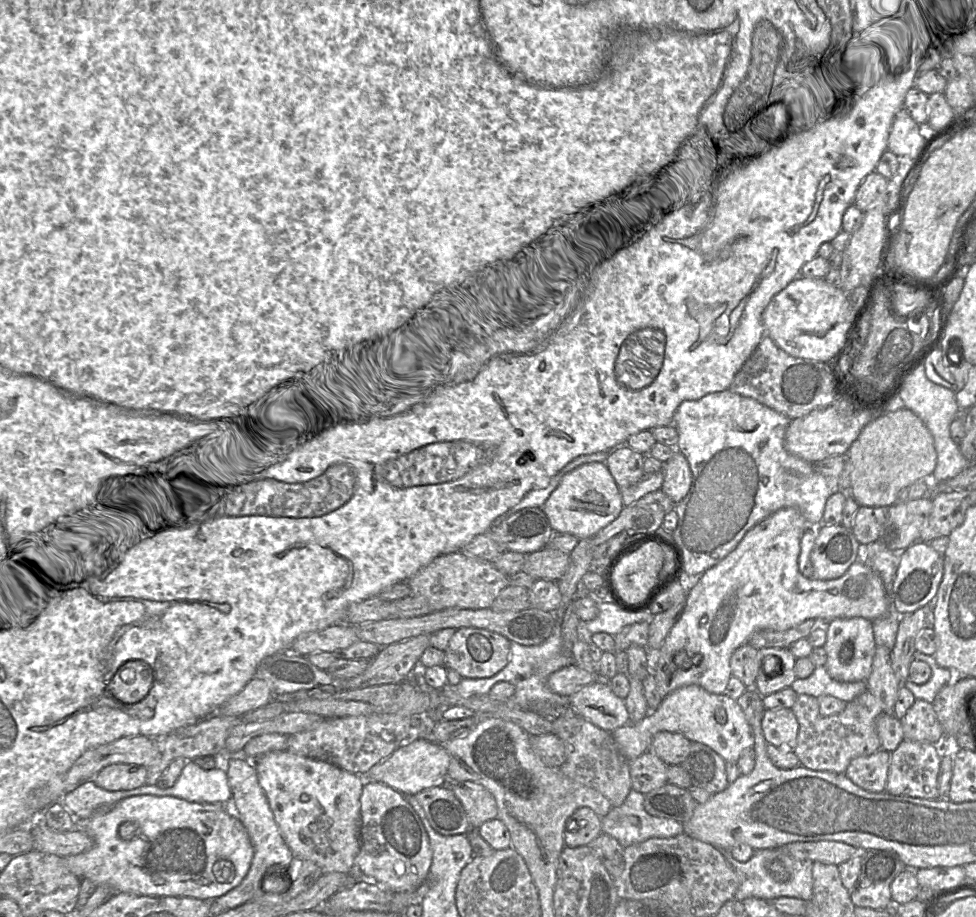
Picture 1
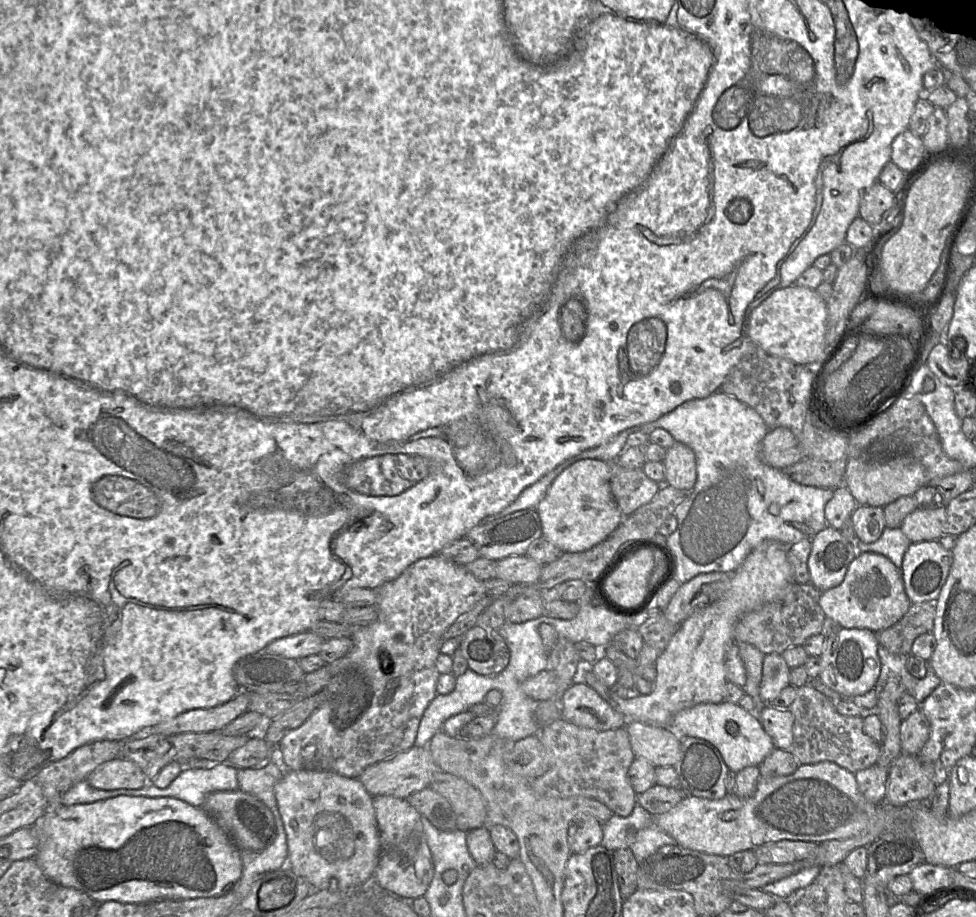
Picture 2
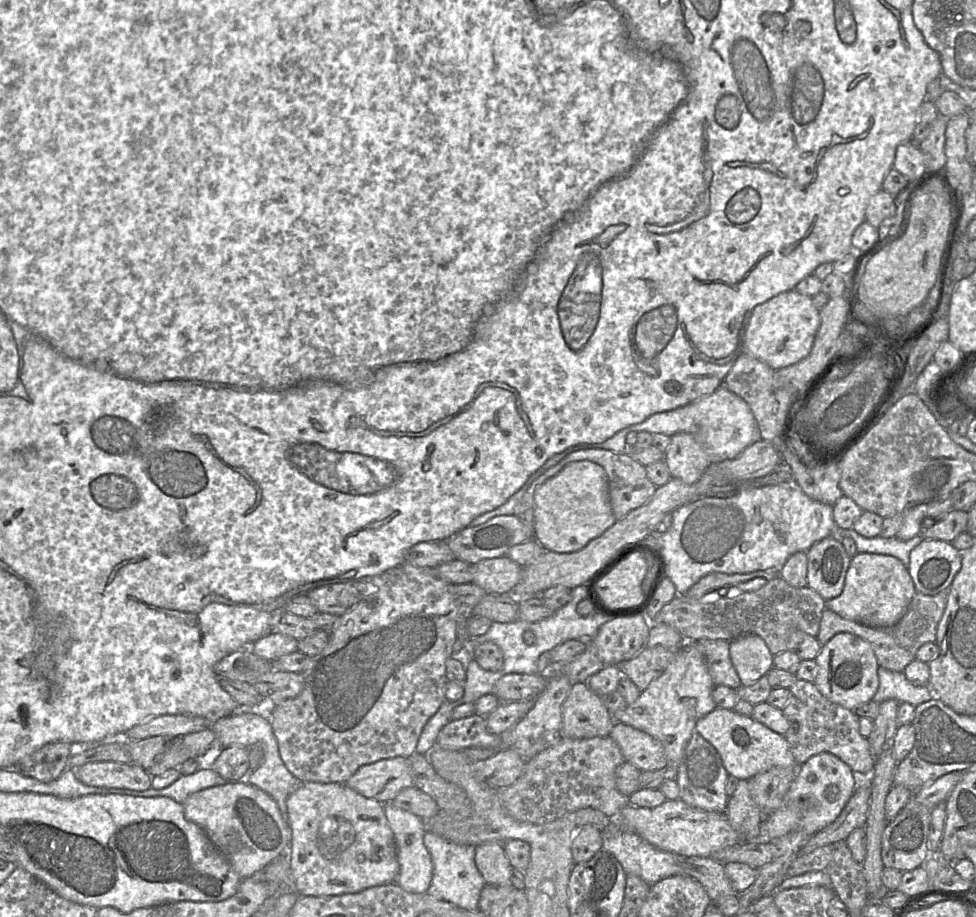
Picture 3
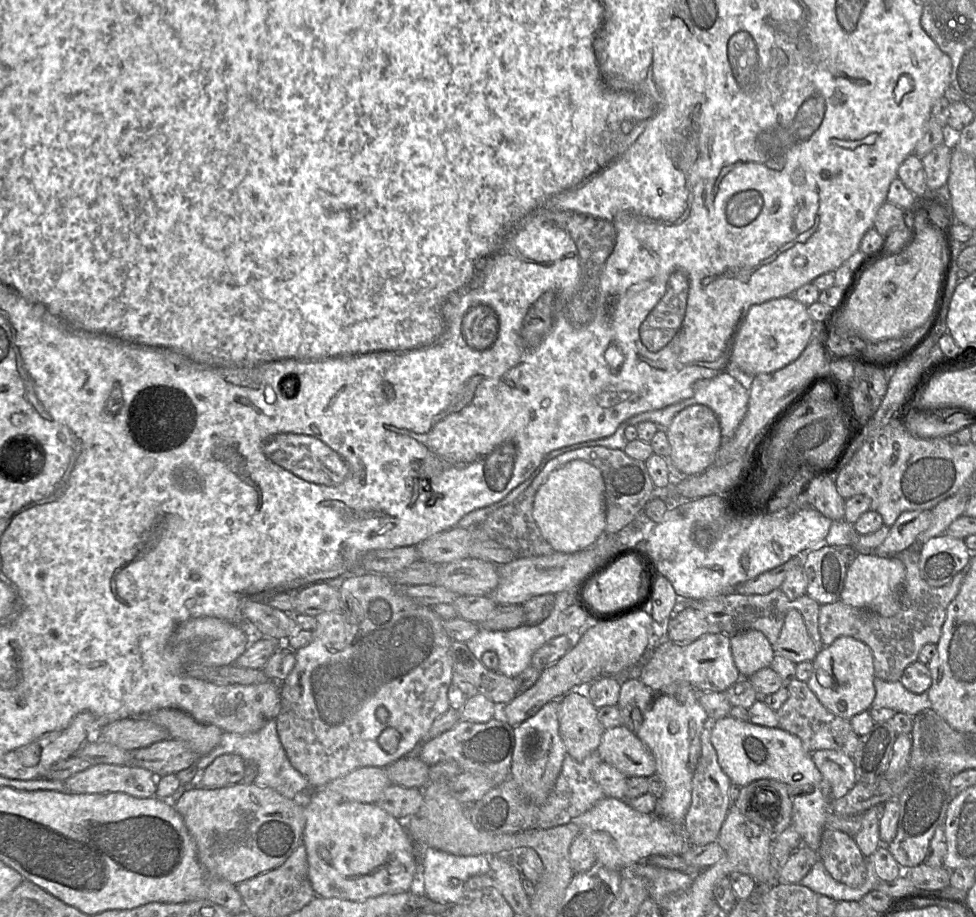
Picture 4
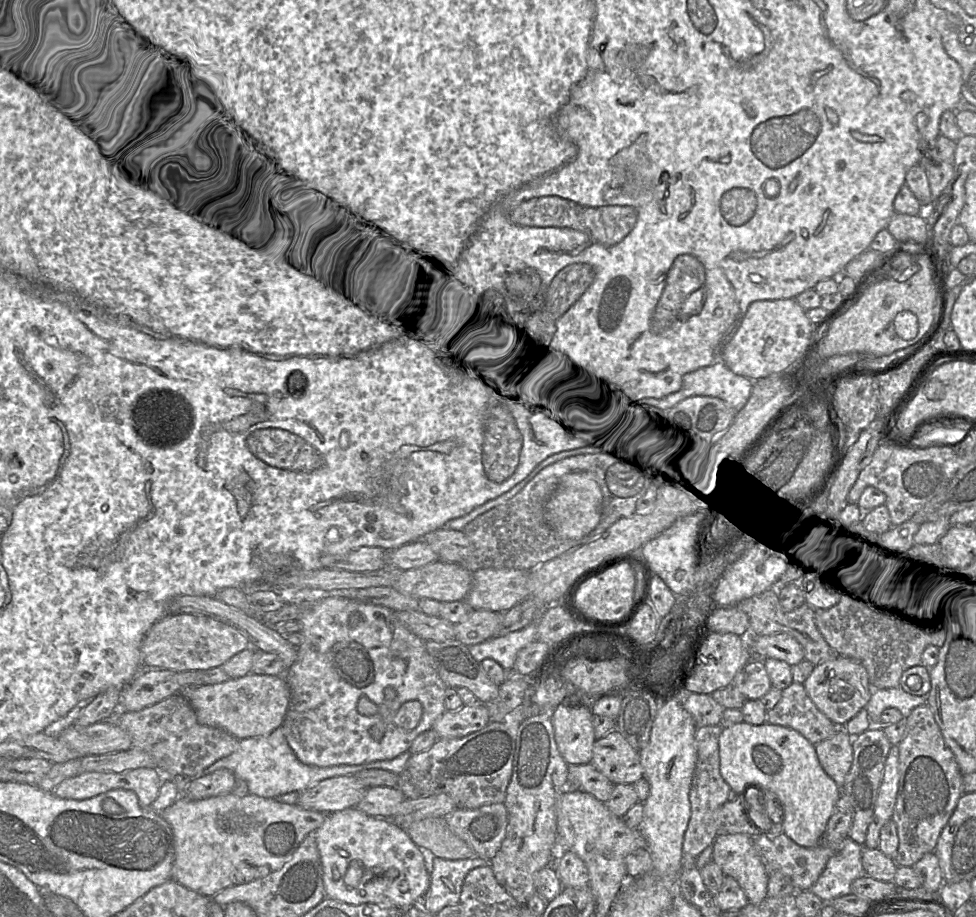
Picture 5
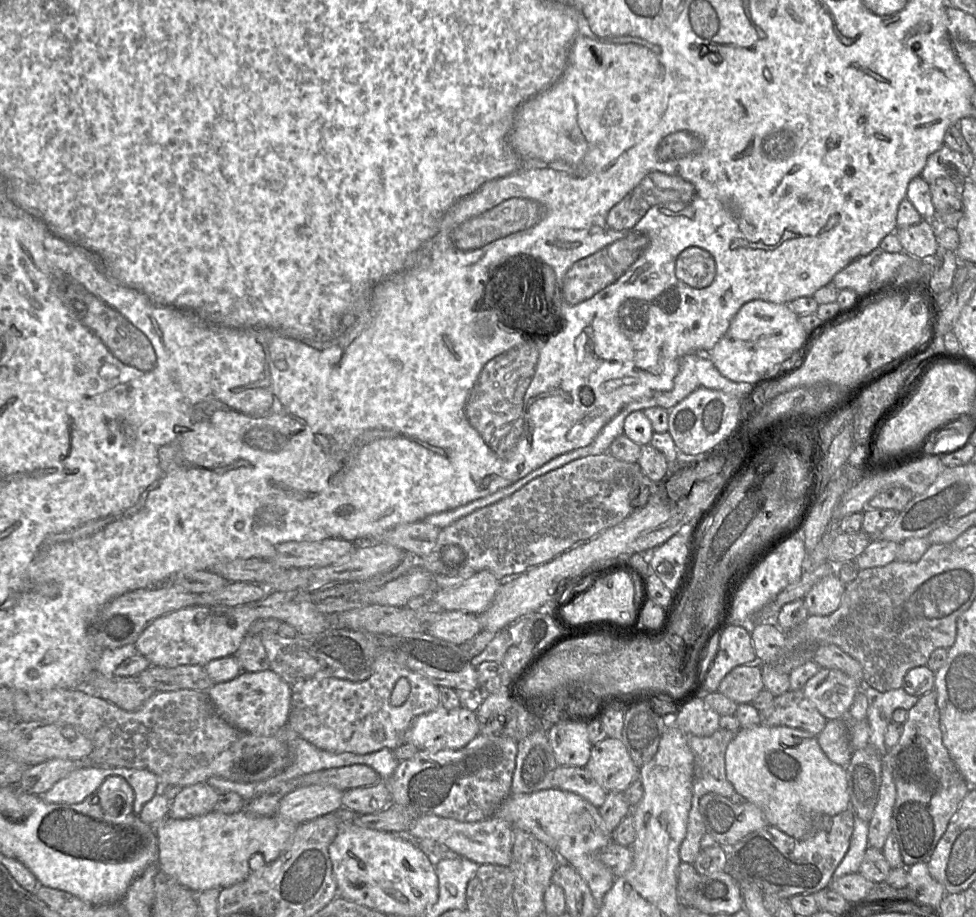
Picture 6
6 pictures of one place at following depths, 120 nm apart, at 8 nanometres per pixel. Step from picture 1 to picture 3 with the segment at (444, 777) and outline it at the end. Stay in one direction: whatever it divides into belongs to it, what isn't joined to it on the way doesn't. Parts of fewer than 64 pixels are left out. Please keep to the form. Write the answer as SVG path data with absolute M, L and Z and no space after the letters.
M395 757L359 767L345 784L365 797L385 804L401 790L413 787L413 780L407 757Z

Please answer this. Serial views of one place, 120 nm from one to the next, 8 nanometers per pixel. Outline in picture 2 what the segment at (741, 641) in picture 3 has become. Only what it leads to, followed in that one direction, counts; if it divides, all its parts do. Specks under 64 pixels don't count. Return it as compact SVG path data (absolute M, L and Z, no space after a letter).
M738 643L739 655L746 670L746 684L743 687L745 694L750 696L754 703L754 715L759 719L762 710L766 707L760 697L760 681L762 676L762 665L765 654L751 644Z

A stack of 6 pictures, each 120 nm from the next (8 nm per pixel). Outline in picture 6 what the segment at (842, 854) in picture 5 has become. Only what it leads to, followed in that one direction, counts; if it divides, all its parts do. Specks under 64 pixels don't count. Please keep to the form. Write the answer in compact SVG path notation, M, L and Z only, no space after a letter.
M855 815L854 830L851 836L850 845L844 858L833 873L832 880L852 873L859 873L861 862L864 858L868 843L869 822L866 822Z

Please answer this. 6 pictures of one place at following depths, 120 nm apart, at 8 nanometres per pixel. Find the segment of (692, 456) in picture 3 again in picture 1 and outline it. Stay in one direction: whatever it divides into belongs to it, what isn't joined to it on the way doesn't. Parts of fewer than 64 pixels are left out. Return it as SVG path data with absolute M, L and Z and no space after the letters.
M675 449L673 456L663 465L664 478L661 490L674 502L679 503L688 493L692 475L686 457Z

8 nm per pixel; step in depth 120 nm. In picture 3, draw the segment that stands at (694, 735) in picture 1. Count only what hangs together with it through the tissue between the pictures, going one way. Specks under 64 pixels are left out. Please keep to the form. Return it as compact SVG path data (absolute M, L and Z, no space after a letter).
M716 707L697 721L695 732L716 749L728 774L739 780L749 780L774 767L789 767L797 772L800 766L796 763L785 736L772 731L752 716L738 714L732 709Z

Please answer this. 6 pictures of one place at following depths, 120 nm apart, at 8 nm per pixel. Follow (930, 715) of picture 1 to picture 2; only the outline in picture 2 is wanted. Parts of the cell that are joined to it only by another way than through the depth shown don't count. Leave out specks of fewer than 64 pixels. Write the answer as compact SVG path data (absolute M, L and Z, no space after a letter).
M917 709L900 726L902 753L917 755L930 736L930 724L924 713Z

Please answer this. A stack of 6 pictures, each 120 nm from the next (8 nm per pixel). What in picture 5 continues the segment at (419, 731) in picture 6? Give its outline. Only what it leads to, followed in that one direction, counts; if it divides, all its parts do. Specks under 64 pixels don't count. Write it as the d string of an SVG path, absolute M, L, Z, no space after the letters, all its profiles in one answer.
M486 704L463 705L456 711L445 711L433 724L439 738L461 738L481 730L490 723Z

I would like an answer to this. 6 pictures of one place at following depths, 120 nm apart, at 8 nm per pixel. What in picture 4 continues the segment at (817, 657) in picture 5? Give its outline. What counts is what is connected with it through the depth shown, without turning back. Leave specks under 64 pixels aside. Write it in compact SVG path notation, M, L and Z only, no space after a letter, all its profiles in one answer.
M780 588L763 595L729 593L710 599L683 598L677 595L677 610L693 608L702 611L705 613L709 623L717 625L721 633L729 636L746 630L760 631L767 637L771 645L777 642L787 613L791 609L796 609L804 619L805 626L814 642L817 653L825 647L819 631L820 607L821 605L807 594L796 600L790 600Z

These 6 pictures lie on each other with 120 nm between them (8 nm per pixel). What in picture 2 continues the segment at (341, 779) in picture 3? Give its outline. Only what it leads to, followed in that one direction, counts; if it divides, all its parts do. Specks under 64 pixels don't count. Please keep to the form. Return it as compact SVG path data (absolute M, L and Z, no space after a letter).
M433 555L418 560L409 566L399 577L378 587L376 593L377 619L356 629L351 637L354 643L353 648L345 656L325 664L331 674L331 679L324 688L326 689L325 701L312 712L301 726L290 730L280 740L278 748L281 753L281 763L284 765L285 770L330 771L348 778L357 779L367 767L412 748L415 745L421 718L431 701L438 695L436 686L440 672L436 667L436 661L444 642L443 635L459 616L471 610L476 603L487 596L484 581L477 579L465 566L440 555Z

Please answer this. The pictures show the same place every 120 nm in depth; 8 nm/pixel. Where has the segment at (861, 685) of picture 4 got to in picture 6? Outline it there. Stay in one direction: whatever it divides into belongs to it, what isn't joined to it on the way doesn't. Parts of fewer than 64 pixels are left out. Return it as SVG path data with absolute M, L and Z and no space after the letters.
M821 668L803 688L805 697L827 719L847 717L860 684L836 669Z

